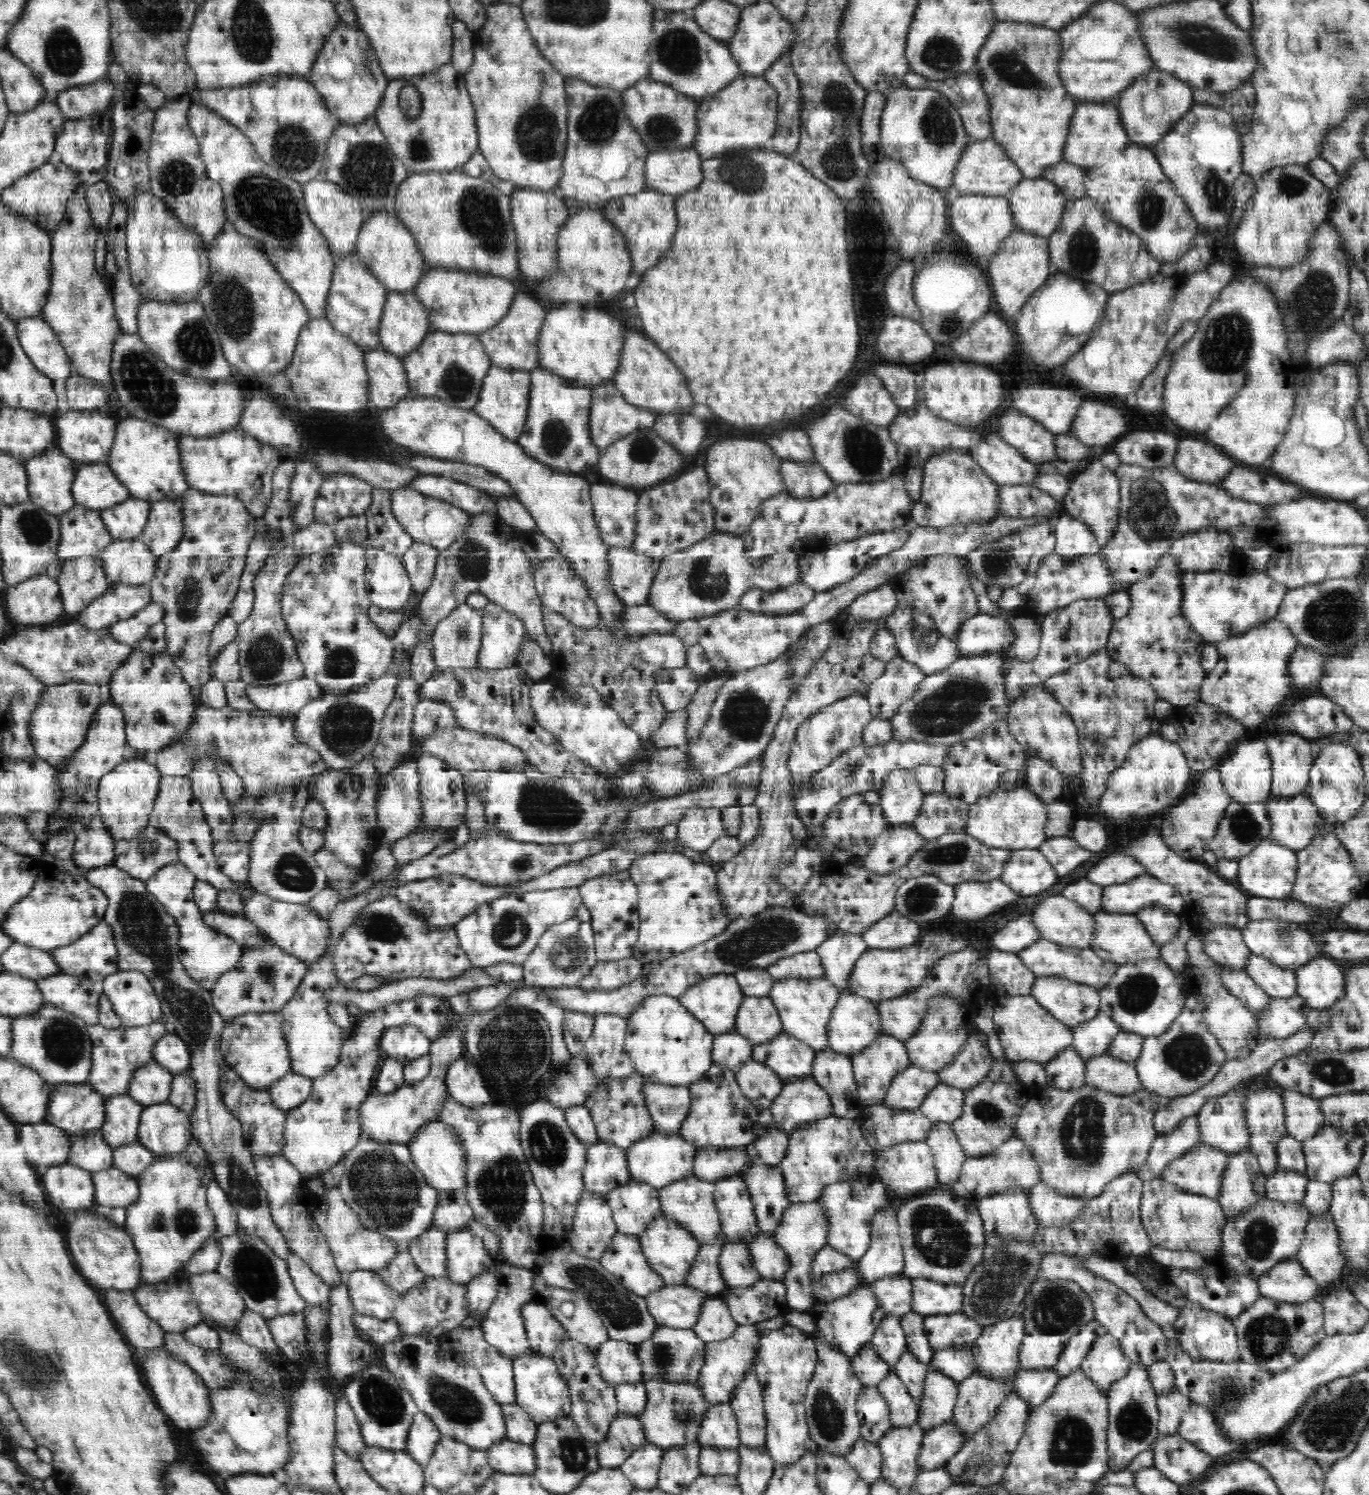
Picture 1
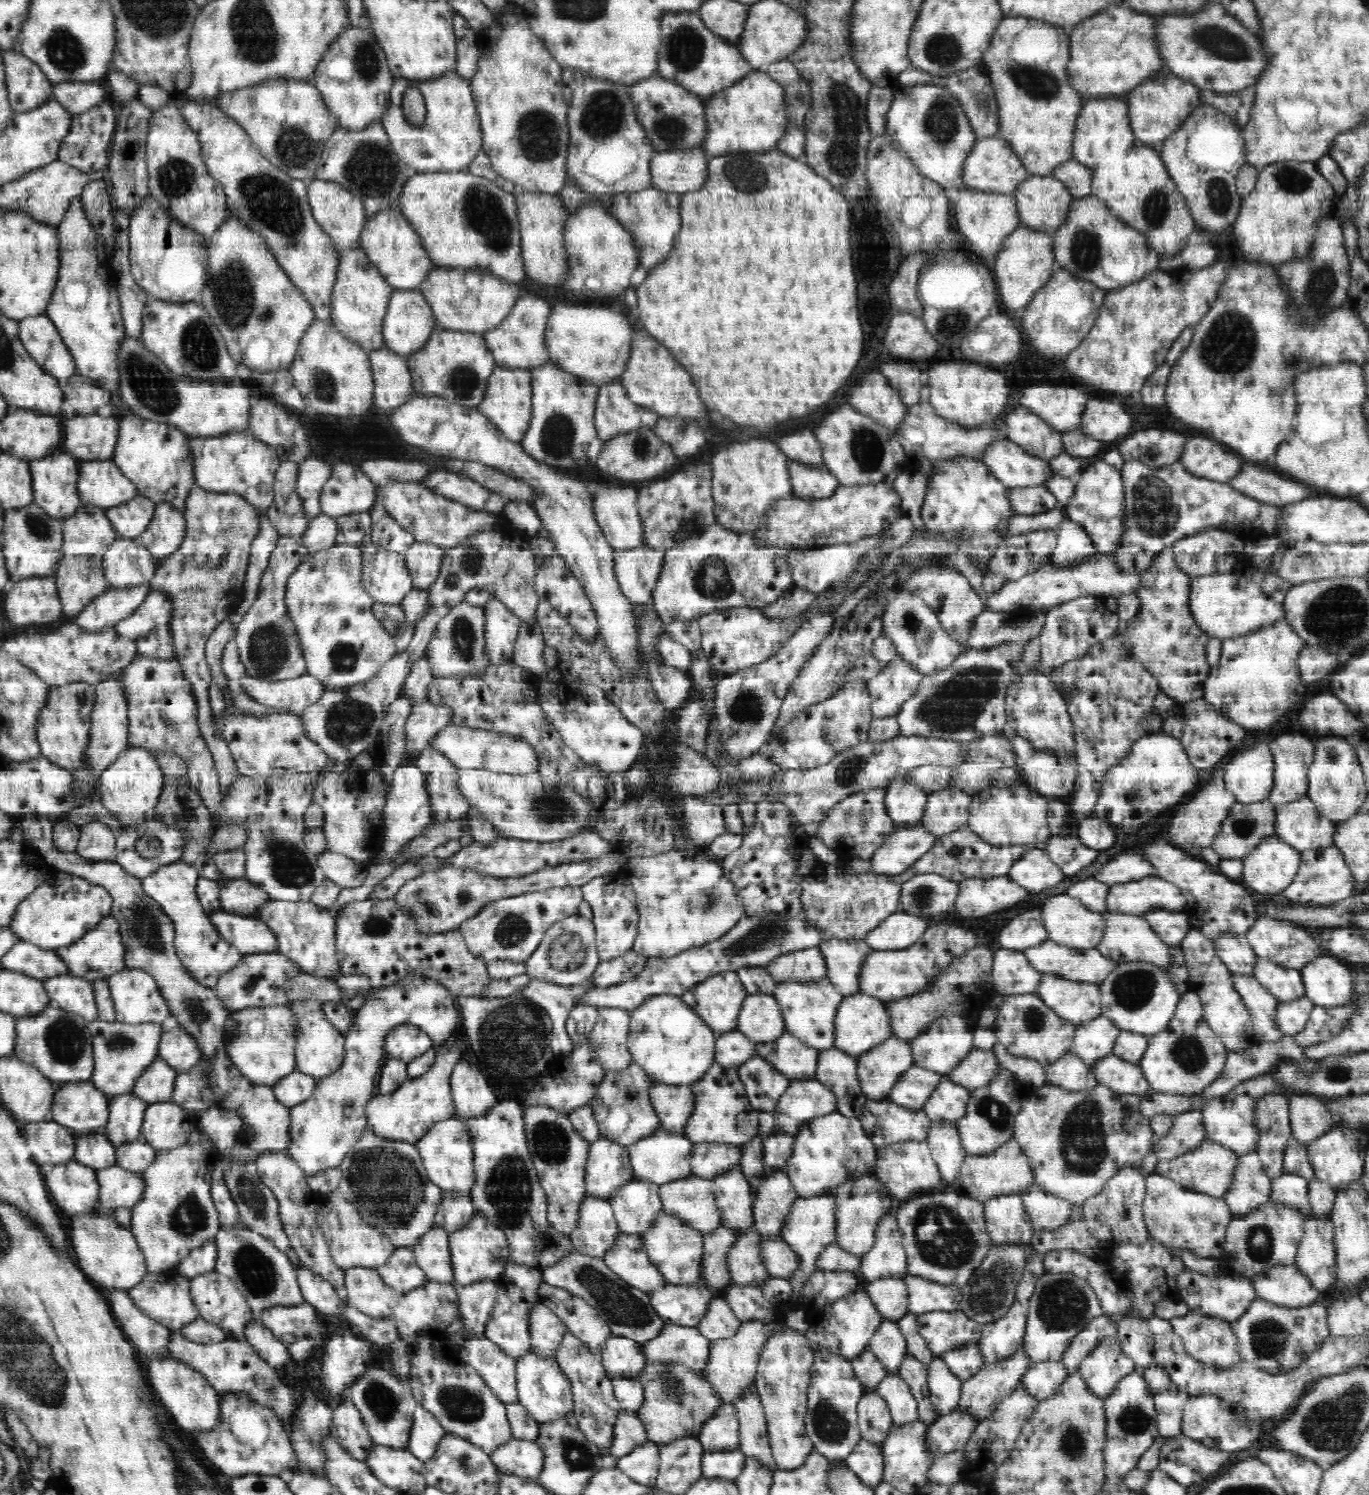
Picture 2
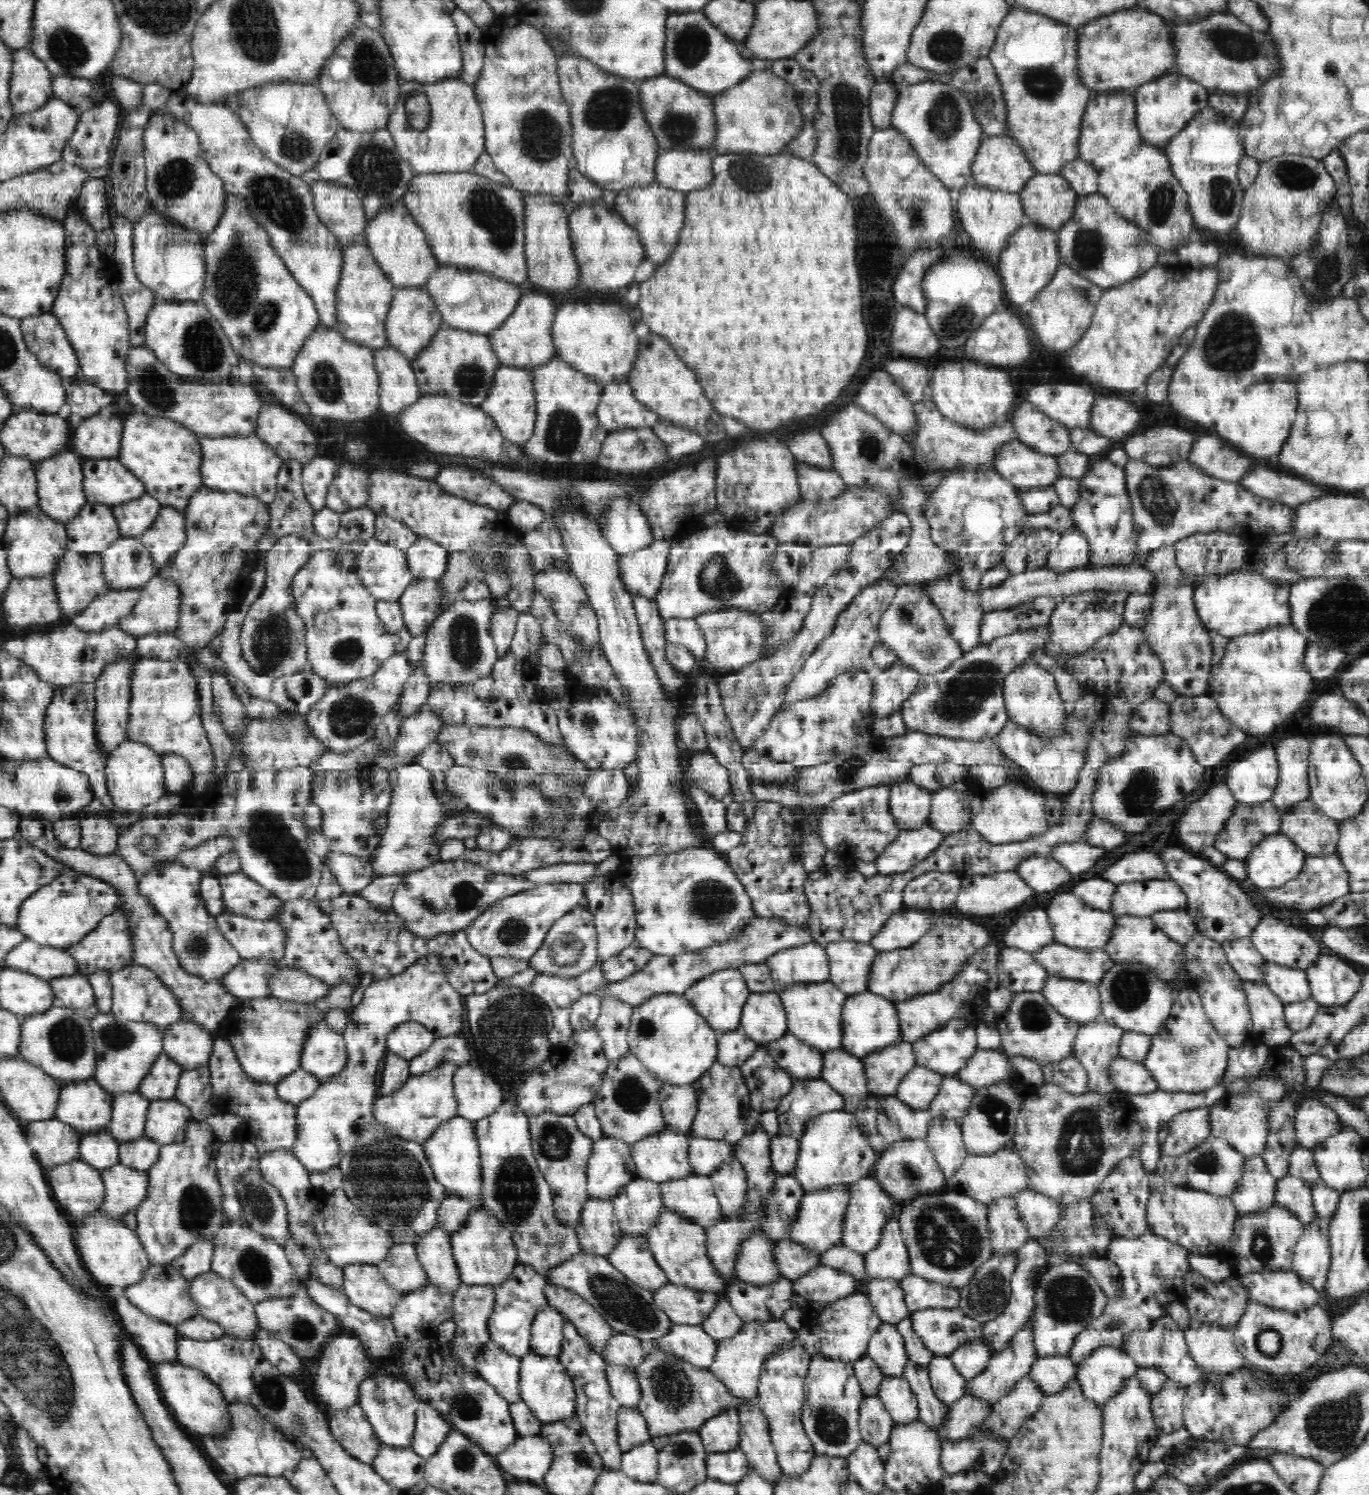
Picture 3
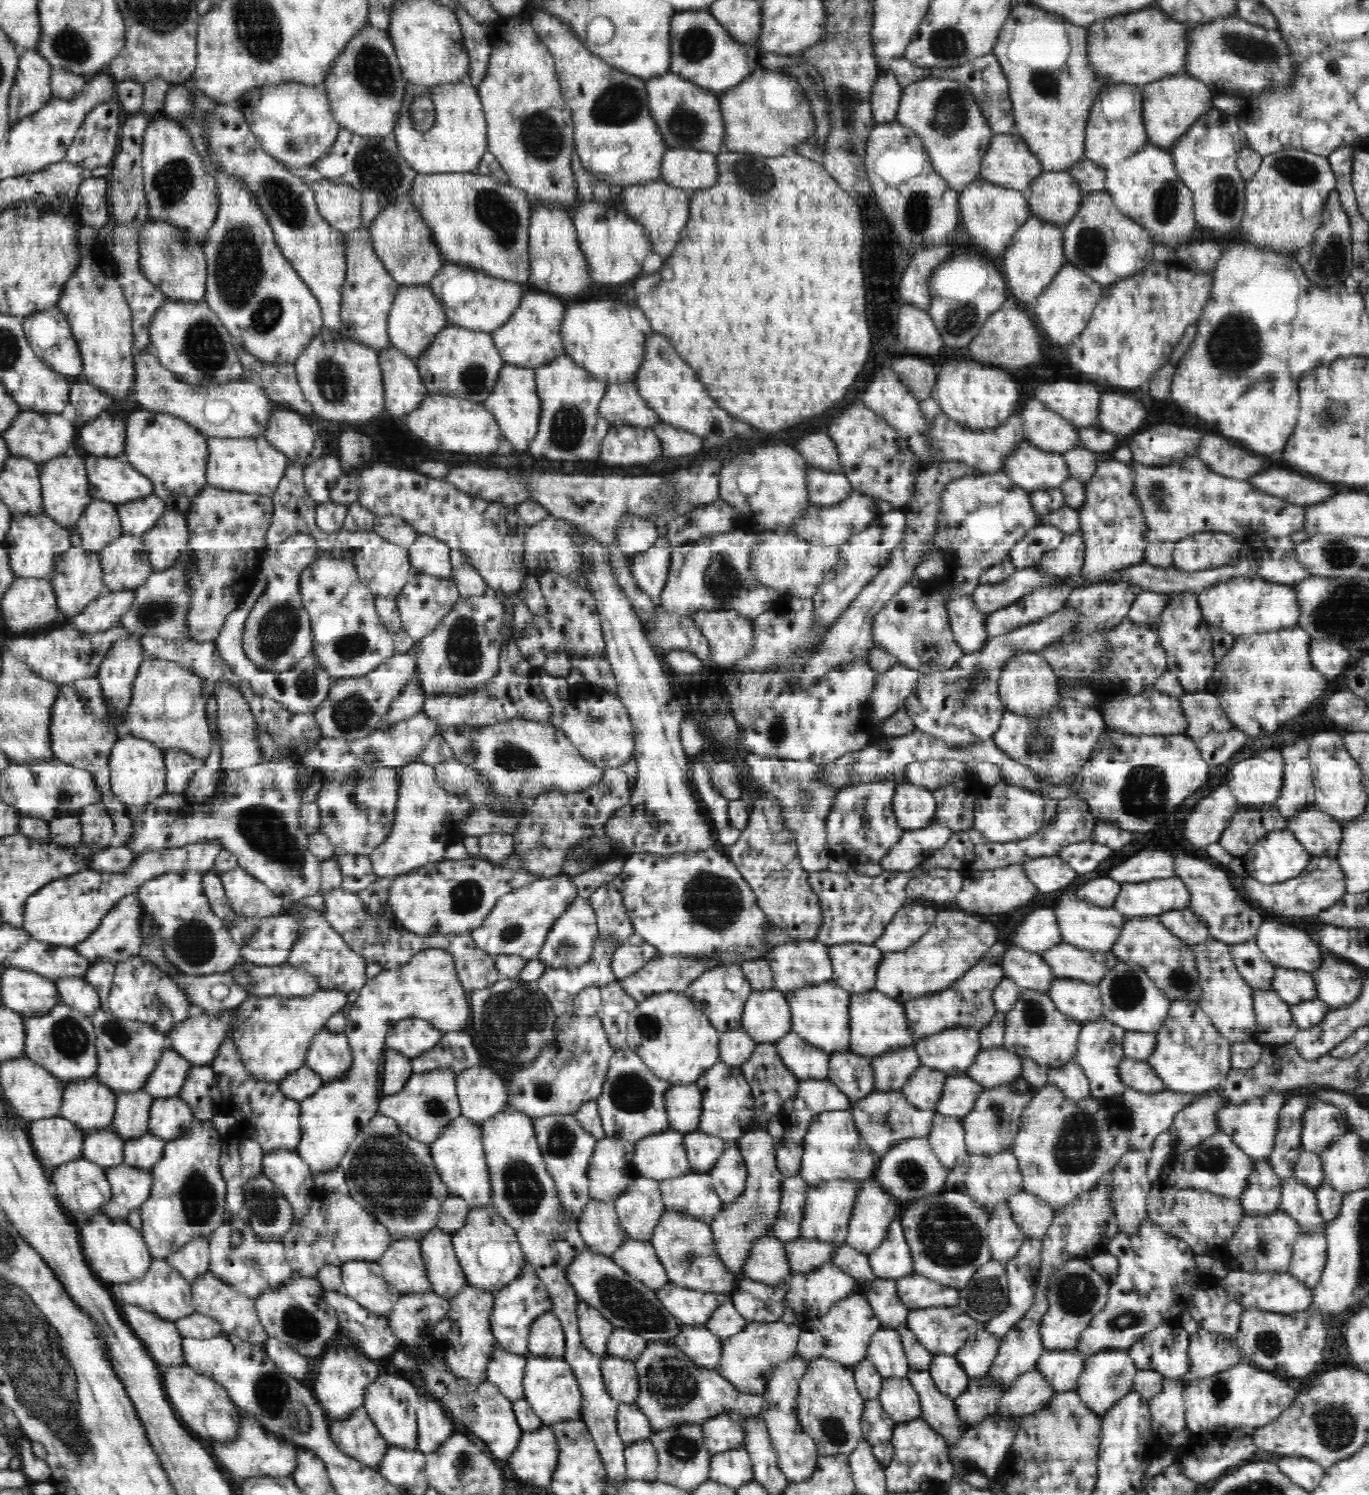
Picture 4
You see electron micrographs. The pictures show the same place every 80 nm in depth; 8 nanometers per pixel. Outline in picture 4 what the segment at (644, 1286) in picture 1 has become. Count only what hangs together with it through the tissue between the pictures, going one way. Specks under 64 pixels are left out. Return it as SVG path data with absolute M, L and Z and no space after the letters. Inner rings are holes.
M627 1238L610 1257L630 1277L648 1288L657 1290L670 1283L664 1265L650 1241Z

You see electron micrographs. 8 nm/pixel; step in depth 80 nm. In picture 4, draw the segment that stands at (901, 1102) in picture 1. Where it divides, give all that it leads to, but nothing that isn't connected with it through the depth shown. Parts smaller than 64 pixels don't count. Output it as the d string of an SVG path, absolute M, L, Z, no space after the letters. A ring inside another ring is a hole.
M922 1065L910 1076L901 1091L915 1107L935 1110L947 1078L946 1073Z

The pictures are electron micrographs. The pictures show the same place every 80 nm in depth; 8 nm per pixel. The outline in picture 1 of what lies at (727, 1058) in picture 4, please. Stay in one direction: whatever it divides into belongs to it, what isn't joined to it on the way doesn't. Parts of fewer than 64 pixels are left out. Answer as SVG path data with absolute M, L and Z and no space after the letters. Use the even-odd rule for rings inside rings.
M735 1031L718 1034L713 1040L712 1063L737 1071L751 1059L752 1048L752 1042Z

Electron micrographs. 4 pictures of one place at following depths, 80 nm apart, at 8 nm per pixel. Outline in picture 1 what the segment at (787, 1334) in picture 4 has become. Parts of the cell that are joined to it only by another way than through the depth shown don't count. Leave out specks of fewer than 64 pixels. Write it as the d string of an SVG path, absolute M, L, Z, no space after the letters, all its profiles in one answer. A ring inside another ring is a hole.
M748 1324L748 1326L738 1326L730 1338L705 1343L704 1364L696 1383L710 1404L728 1403L734 1396L735 1388L742 1382L746 1371L756 1362L759 1342L763 1334L764 1332L756 1330L755 1324Z

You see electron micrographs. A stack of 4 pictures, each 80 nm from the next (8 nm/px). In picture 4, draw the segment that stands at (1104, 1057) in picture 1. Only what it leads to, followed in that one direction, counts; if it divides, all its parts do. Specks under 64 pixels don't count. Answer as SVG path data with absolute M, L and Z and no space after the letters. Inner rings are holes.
M1125 1058L1118 1064L1118 1075L1124 1085L1142 1093L1162 1094L1167 1088L1148 1062Z

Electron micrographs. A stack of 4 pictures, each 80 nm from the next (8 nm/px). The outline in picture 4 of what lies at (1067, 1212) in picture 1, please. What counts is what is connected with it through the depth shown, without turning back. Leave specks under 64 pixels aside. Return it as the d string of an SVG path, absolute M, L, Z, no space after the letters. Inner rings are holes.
M1024 1190L1007 1200L1018 1228L1028 1238L1042 1239L1047 1236L1047 1228L1054 1220L1054 1210L1042 1199Z

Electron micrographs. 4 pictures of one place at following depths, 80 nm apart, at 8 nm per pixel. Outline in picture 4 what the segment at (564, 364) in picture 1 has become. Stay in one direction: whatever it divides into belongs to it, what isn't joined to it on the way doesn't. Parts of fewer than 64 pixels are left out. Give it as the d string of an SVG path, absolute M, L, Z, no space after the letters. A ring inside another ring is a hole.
M592 300L586 304L566 306L566 314L561 320L561 339L565 349L563 354L569 356L580 368L585 368L596 380L610 385L633 382L638 368L643 363L647 335L634 327L630 319L631 306L629 301L622 304L622 302L612 302L612 300Z

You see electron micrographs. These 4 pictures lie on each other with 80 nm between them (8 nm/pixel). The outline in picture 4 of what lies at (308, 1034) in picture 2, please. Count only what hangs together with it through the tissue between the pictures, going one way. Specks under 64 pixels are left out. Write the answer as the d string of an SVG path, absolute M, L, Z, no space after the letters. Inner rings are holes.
M324 1028L314 1036L314 1040L306 1053L305 1065L316 1072L323 1082L328 1082L344 1078L352 1068L353 1060L346 1034L334 1033Z

